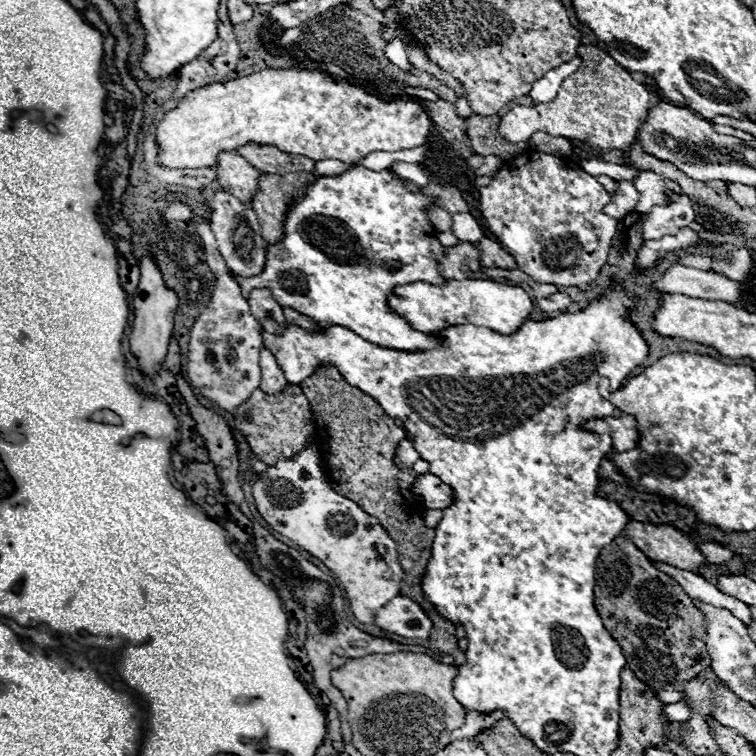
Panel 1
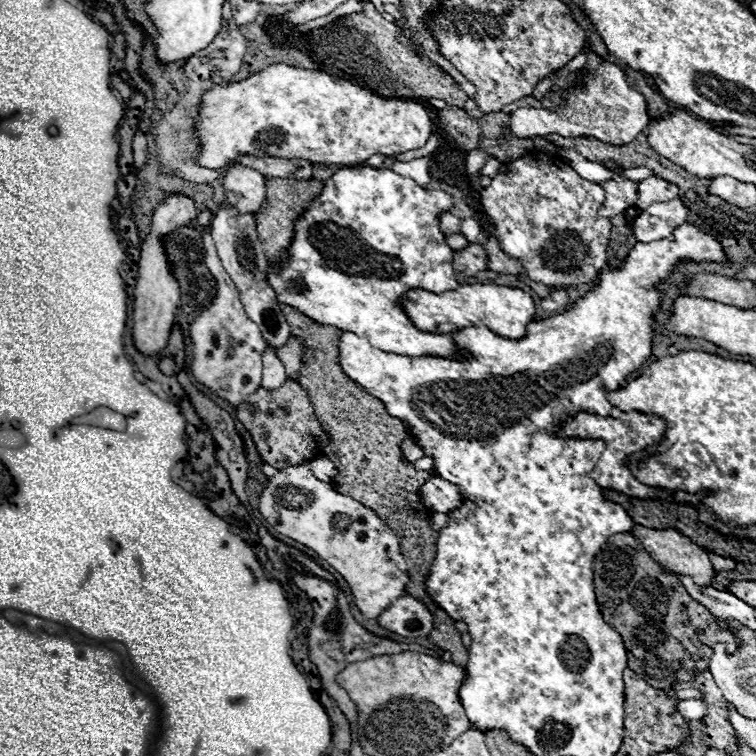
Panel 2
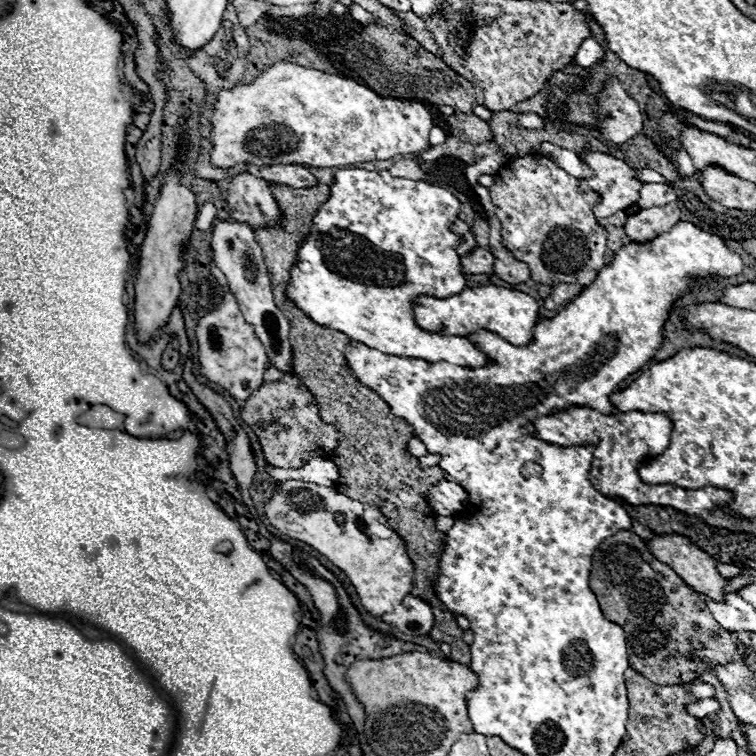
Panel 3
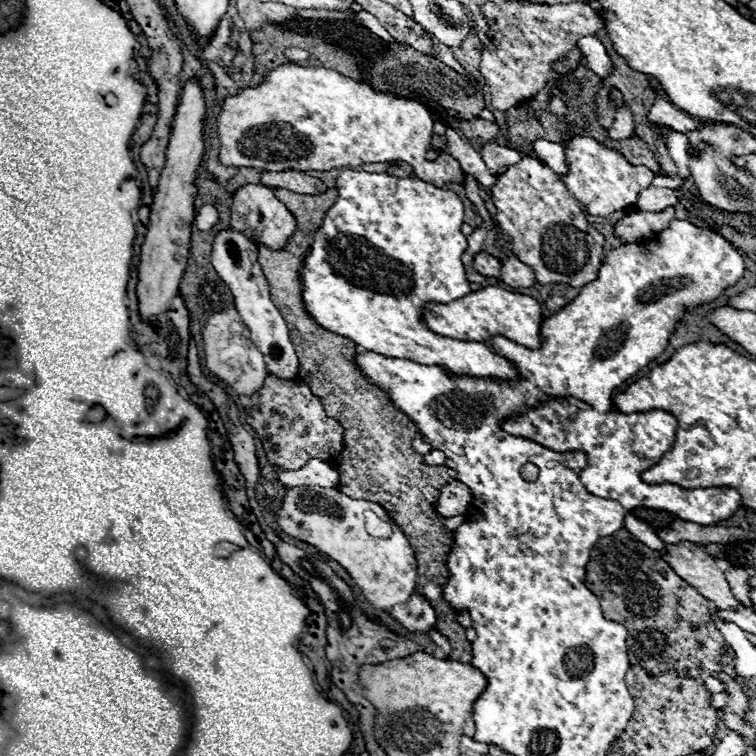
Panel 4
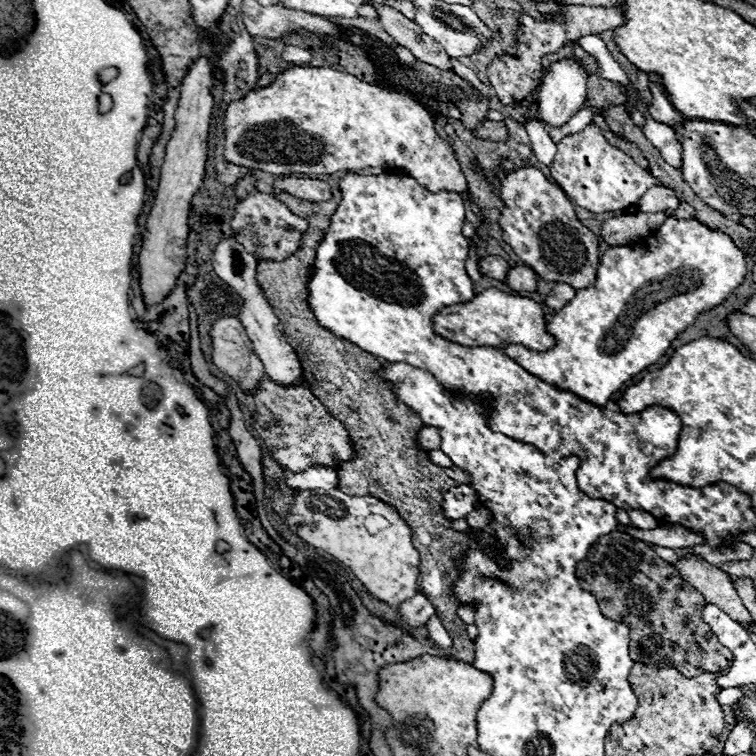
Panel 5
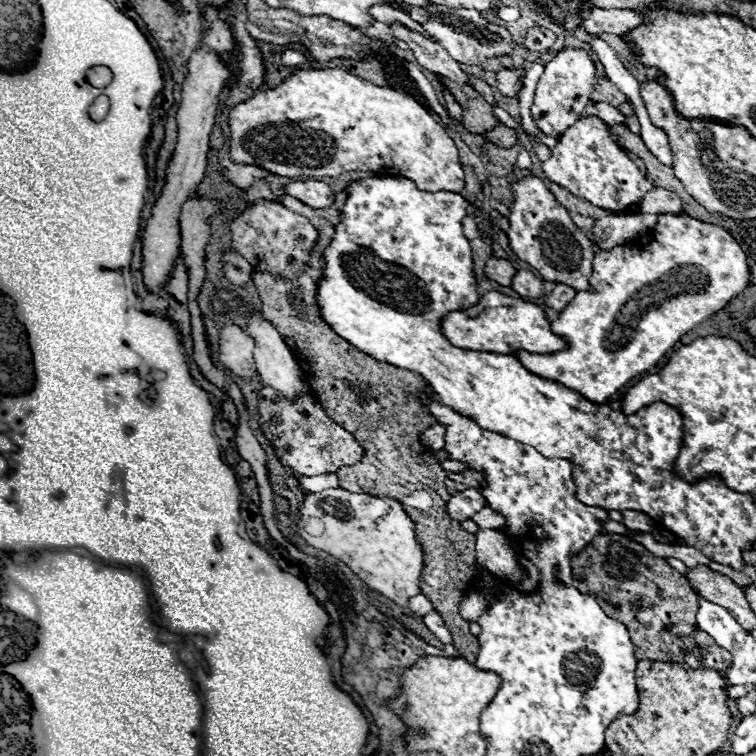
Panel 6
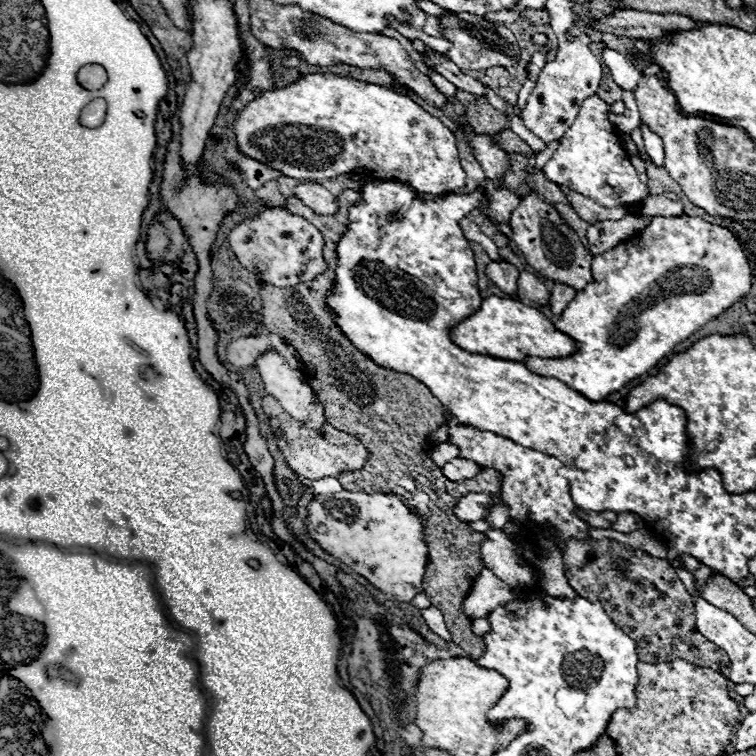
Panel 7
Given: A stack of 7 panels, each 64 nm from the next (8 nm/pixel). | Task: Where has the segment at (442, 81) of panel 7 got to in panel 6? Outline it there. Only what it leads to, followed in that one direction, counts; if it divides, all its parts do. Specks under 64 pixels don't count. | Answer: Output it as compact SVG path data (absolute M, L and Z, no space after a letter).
M441 83L441 88L443 91L443 96L446 101L446 111L451 117L459 117L462 116L462 108L461 106L454 100L452 94L444 84Z

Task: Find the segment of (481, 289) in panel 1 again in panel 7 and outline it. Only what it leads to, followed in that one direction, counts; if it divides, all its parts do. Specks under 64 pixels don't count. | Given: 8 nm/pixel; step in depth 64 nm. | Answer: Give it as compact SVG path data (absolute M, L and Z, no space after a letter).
M488 296L482 300L482 306L472 316L458 322L450 328L450 338L454 344L468 352L488 354L504 360L524 362L526 356L538 358L558 358L574 352L574 340L554 328L554 324L534 306L526 306L512 298Z

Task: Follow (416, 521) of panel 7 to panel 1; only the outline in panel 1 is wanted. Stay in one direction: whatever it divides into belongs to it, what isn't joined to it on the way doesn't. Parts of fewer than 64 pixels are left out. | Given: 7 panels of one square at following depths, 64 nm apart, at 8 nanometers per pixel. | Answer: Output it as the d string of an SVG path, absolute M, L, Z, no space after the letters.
M310 442L310 444L306 444L306 448L302 452L298 452L298 456L294 456L290 460L280 460L278 464L268 466L266 476L258 476L262 480L252 484L254 504L260 512L260 516L272 526L272 530L290 538L294 544L304 548L310 556L318 558L326 568L330 568L334 572L334 576L340 580L340 584L344 588L346 600L348 600L350 610L356 616L356 620L360 620L362 624L370 624L370 622L374 622L376 610L382 608L384 604L388 604L394 596L398 596L400 582L404 578L404 570L400 566L394 540L370 540L370 516L356 502L352 502L346 496L336 494L330 488L328 480L324 478L324 474L320 470L318 454L320 454L320 446L316 442Z

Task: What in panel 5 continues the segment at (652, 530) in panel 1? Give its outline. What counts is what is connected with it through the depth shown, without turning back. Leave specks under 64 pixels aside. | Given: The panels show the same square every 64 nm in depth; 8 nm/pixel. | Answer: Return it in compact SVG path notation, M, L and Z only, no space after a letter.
M678 554L678 562L674 564L674 568L678 568L680 576L690 586L698 588L698 592L704 596L706 602L718 604L718 608L722 608L730 618L734 618L742 624L752 622L752 616L746 610L746 606L742 604L740 596L736 594L732 580L718 566L706 562L700 556L684 558L682 554Z

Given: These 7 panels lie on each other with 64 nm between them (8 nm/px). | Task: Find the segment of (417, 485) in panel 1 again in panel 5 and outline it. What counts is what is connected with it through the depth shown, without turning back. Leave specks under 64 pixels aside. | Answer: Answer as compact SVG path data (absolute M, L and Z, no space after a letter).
M460 484L460 486L452 486L446 494L444 494L444 502L442 502L442 514L450 520L456 518L466 518L472 510L476 510L478 506L478 496L476 492L468 486L468 484Z

